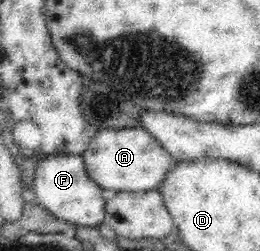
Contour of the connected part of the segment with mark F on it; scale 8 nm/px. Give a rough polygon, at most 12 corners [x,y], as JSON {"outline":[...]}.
{"outline":[[60,151],[36,163],[39,207],[76,227],[105,219],[102,188],[82,156]]}

